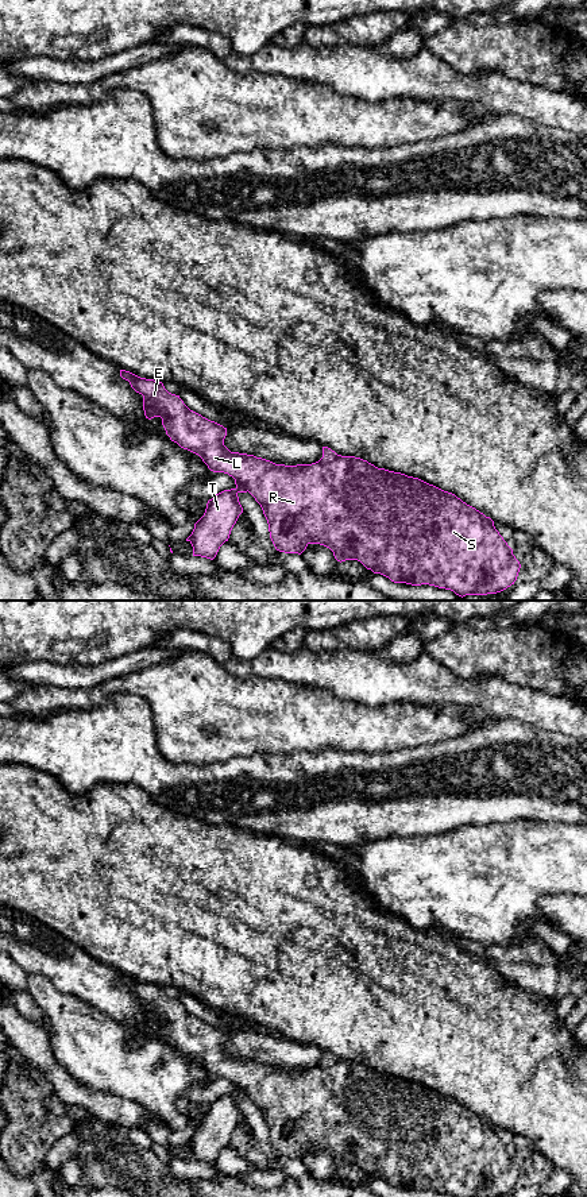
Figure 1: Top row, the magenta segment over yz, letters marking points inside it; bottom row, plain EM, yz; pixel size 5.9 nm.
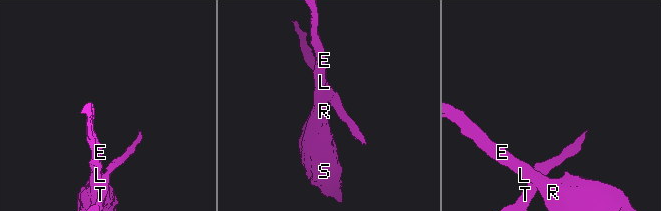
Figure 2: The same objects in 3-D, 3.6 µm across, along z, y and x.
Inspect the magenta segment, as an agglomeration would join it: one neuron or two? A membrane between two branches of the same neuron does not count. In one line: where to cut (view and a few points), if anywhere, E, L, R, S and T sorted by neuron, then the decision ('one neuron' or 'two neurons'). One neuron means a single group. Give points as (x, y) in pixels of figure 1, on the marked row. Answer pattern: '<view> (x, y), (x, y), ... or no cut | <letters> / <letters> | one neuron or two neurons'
yz (235, 479), (248, 490) | E L R S / T | two neurons

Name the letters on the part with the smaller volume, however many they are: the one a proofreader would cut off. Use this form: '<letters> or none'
E, L, R, S

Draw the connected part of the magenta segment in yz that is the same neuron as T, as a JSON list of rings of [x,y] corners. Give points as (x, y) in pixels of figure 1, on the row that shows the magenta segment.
[[[235,480],[235,484],[235,489],[224,490],[209,499],[204,516],[194,524],[192,534],[186,538],[193,547],[193,556],[213,560],[220,547],[228,541],[243,513],[237,494],[248,491],[239,480]]]

